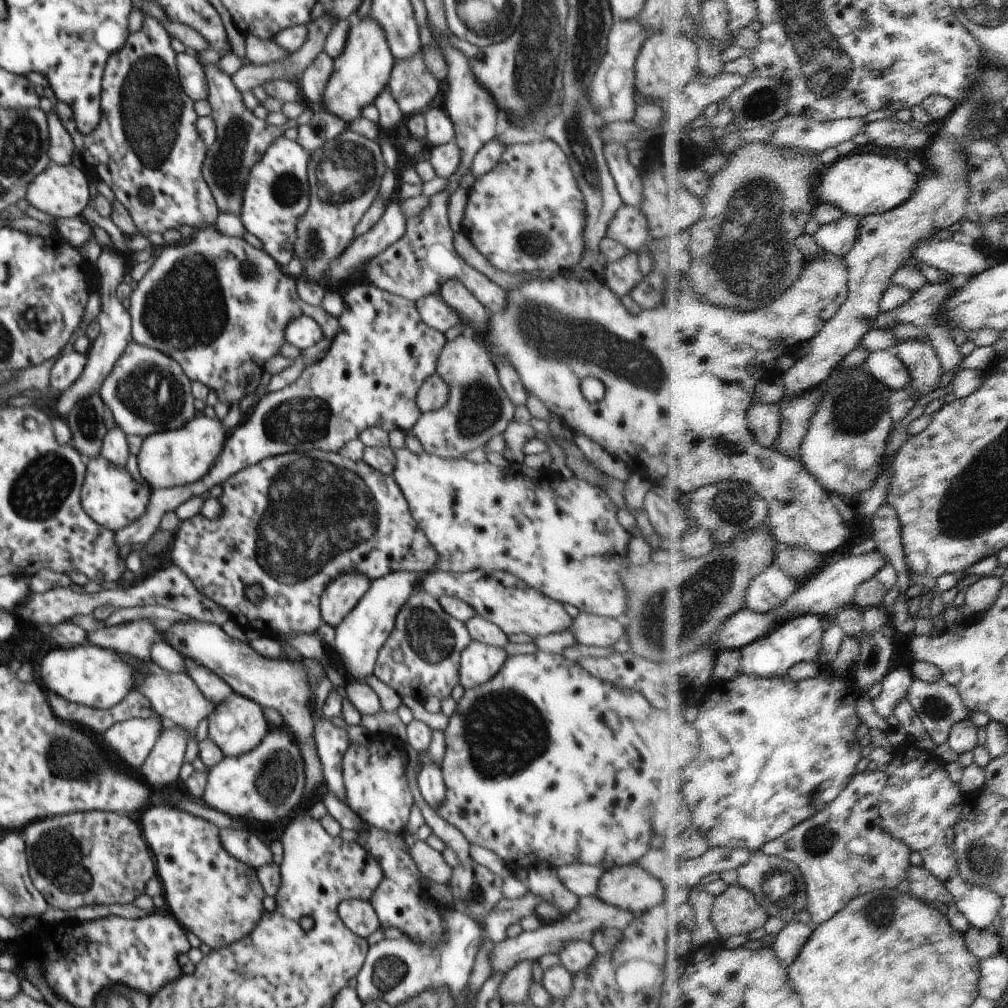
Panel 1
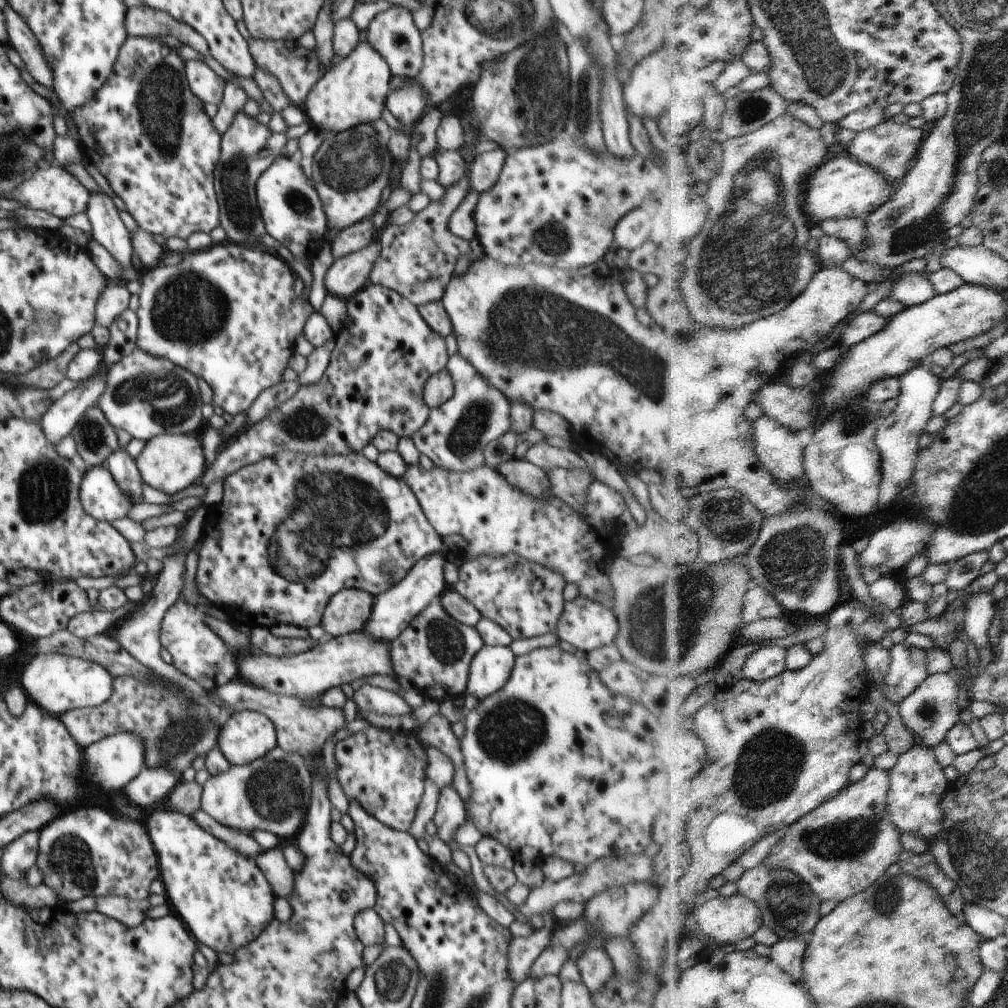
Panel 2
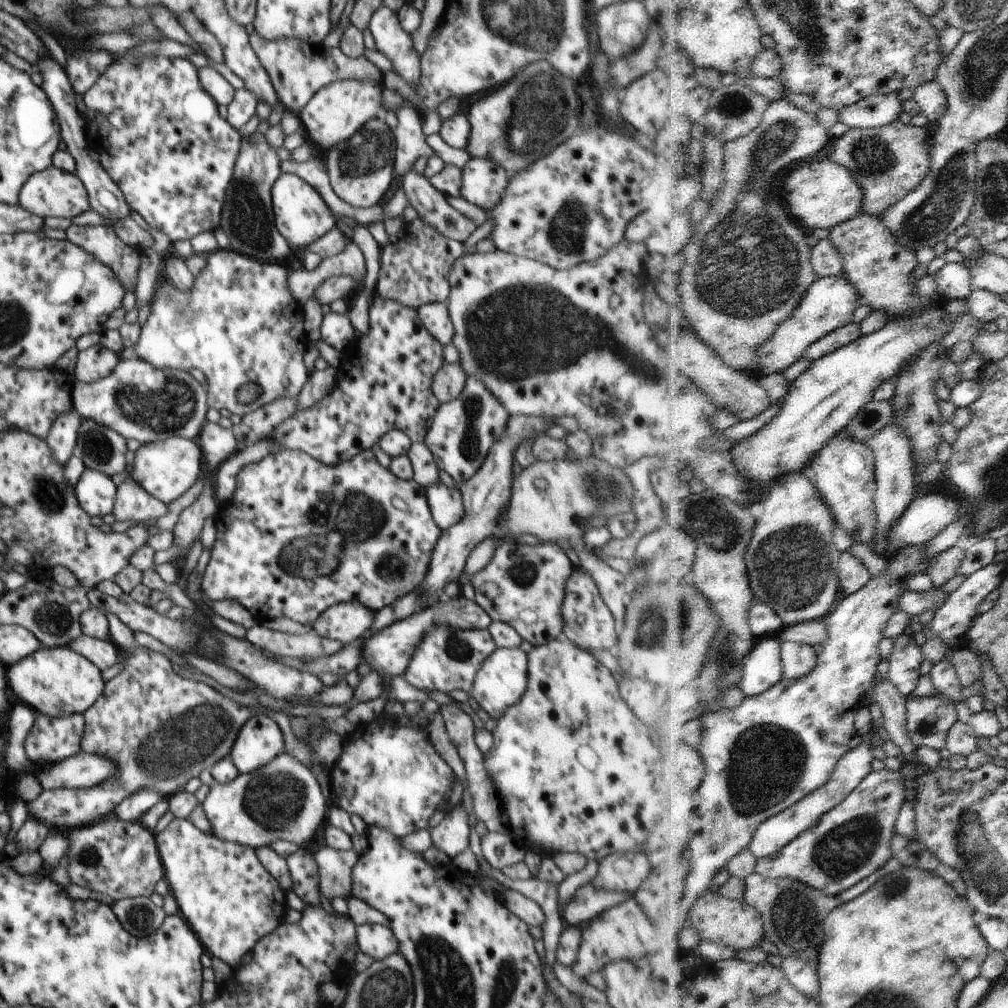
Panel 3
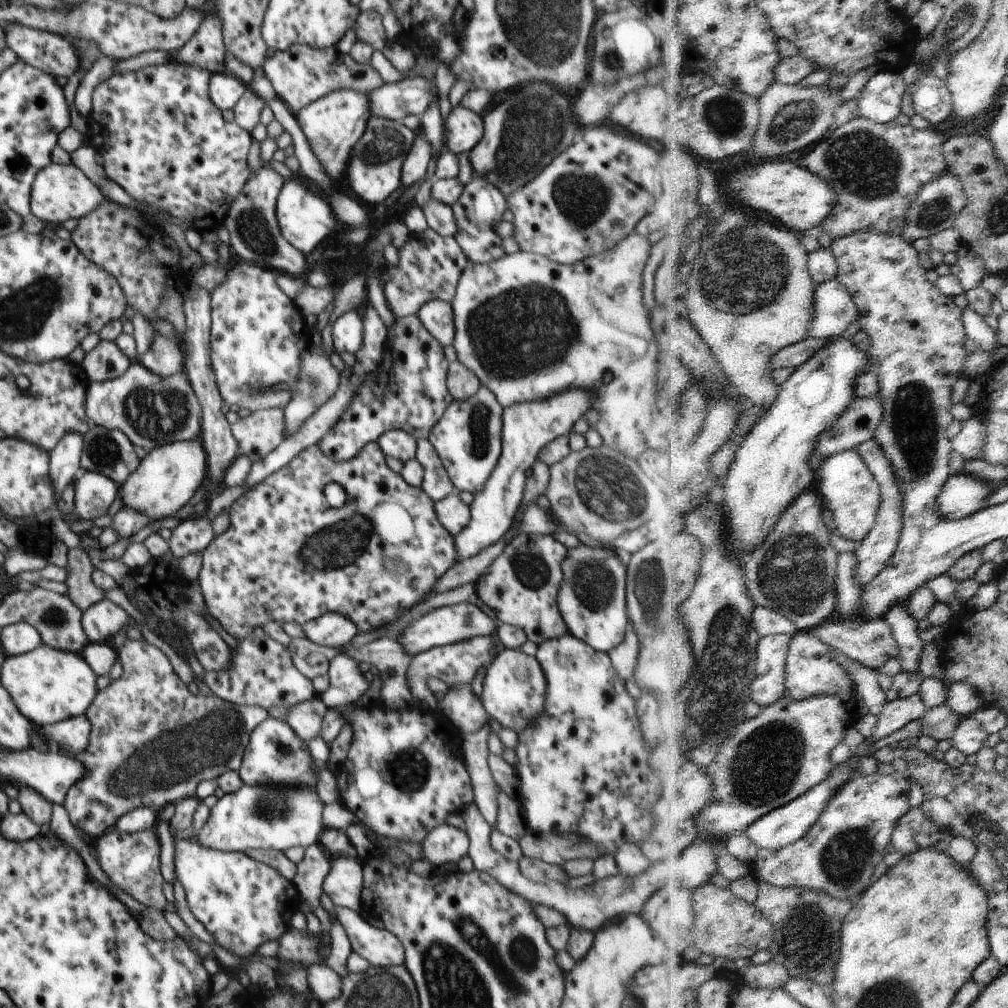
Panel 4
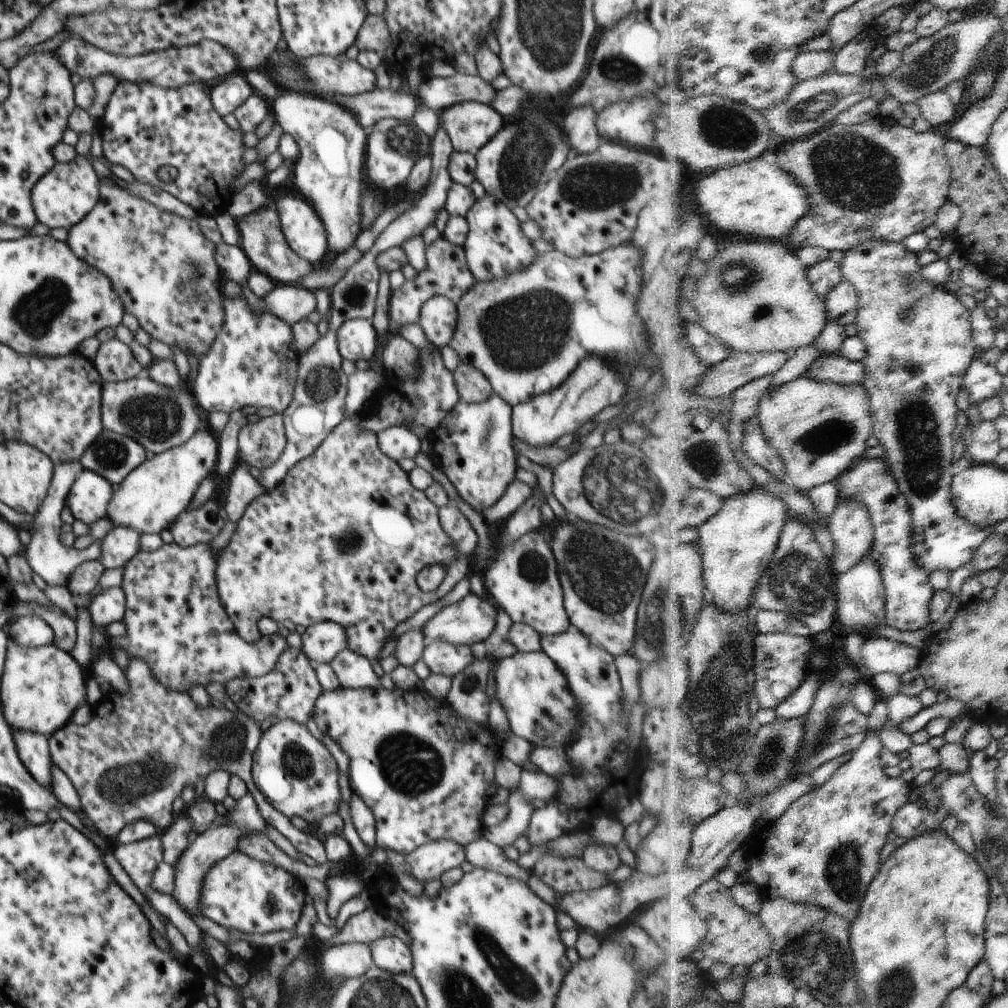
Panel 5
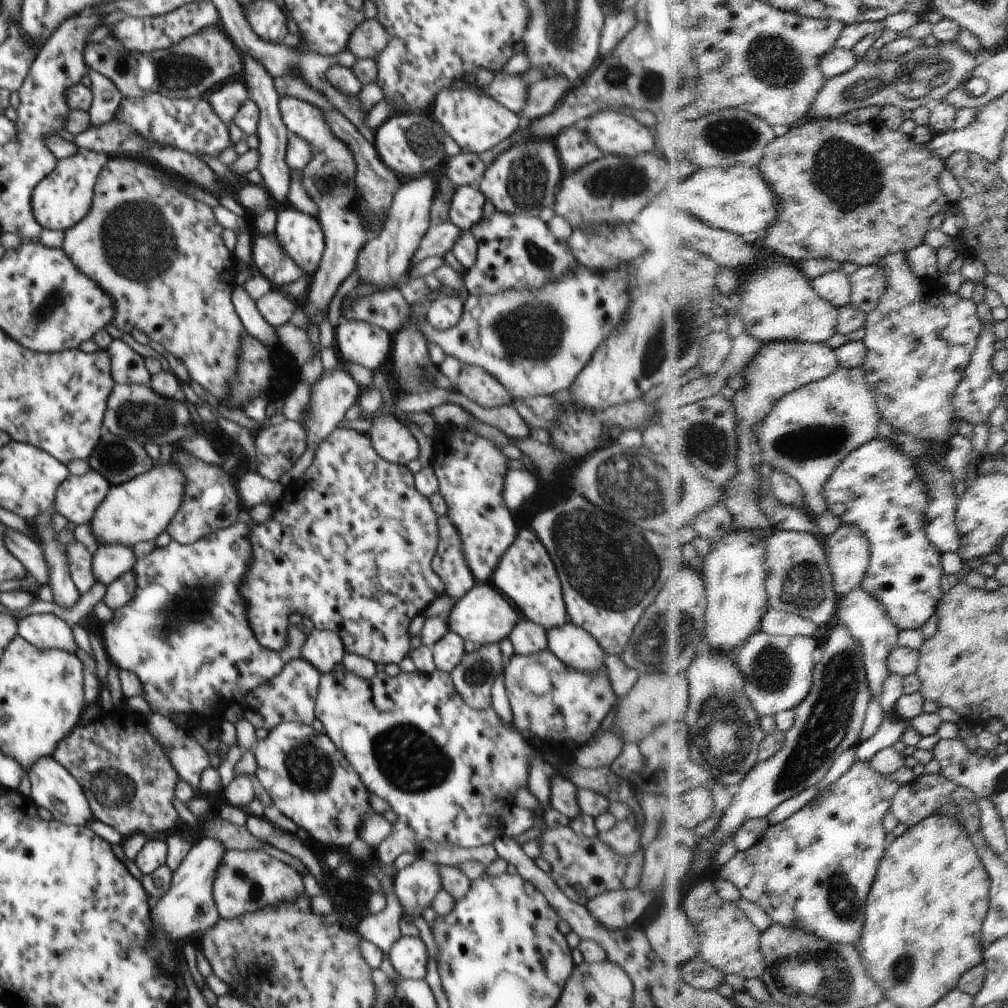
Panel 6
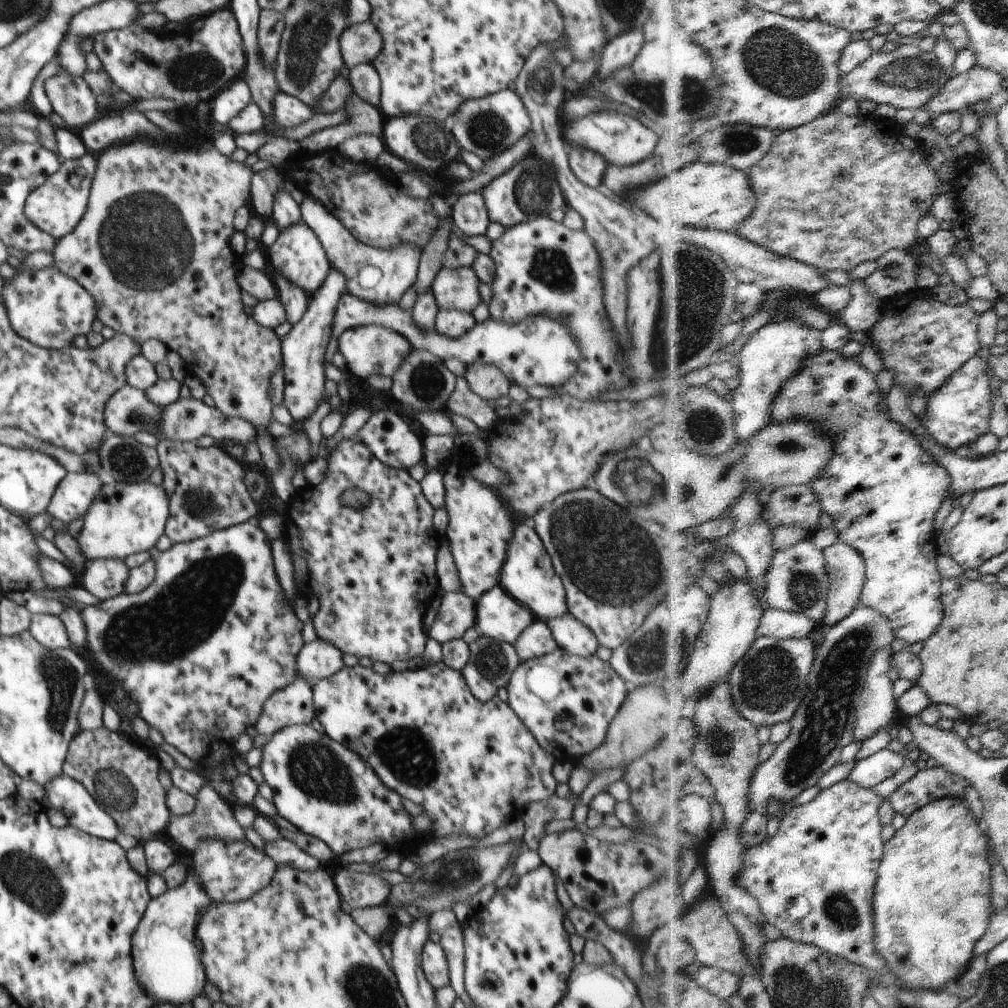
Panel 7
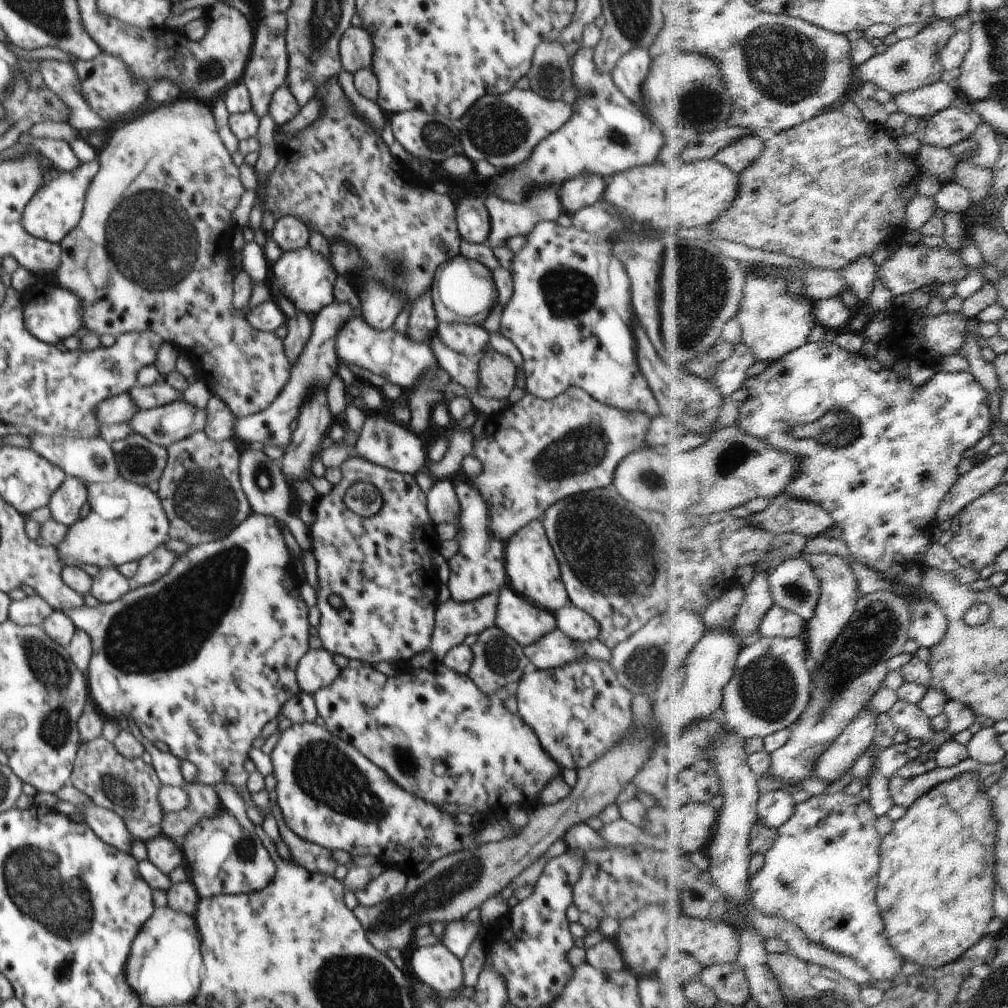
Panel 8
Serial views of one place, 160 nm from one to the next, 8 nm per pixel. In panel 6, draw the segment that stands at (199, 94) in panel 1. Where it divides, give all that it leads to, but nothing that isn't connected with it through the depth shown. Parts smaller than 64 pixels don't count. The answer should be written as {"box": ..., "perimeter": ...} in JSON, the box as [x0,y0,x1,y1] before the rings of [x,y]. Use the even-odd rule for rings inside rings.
{"box":[208,80,249,146],"perimeter":[[[232,80],[228,84],[221,85],[208,96],[212,110],[223,120],[228,127],[230,142],[233,146],[238,144],[244,134],[233,121],[240,107],[249,99],[249,92],[246,85],[240,80]]]}

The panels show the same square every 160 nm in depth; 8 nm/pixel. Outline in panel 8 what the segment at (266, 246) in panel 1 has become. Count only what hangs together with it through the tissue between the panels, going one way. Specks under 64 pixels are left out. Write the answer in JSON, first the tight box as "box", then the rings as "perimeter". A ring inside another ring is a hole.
{"box":[268,247,337,314],"perimeter":[[[306,247],[283,253],[270,267],[270,280],[268,283],[272,297],[277,298],[275,297],[276,293],[280,292],[284,298],[294,304],[296,310],[306,314],[318,314],[322,308],[335,302],[332,290],[337,275],[327,257],[323,257]]]}

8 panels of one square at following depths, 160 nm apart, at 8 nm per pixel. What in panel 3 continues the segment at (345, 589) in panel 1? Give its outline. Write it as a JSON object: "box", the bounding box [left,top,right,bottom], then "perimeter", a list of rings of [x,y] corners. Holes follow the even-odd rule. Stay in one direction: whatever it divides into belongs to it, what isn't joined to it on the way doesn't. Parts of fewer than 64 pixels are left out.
{"box":[312,602,374,645],"perimeter":[[[342,602],[324,610],[312,625],[313,631],[323,638],[342,642],[342,645],[349,644],[373,634],[370,628],[374,615],[360,602]]]}

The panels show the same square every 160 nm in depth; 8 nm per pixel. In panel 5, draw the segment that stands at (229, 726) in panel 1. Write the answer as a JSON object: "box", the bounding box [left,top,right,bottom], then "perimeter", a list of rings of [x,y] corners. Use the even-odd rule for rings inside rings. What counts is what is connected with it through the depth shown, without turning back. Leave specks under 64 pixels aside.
{"box":[252,719,342,824],"perimeter":[[[283,719],[261,732],[253,755],[252,780],[270,806],[292,819],[299,816],[312,824],[322,816],[337,814],[342,802],[338,764],[328,748],[314,738],[305,724]]]}

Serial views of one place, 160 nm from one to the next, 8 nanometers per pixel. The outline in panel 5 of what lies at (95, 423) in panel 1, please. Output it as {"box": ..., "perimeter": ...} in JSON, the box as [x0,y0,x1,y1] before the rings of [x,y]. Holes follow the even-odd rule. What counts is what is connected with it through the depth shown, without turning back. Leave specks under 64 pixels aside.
{"box":[79,429,146,486],"perimeter":[[[106,429],[84,450],[79,462],[113,486],[120,485],[146,461],[146,450],[128,436]]]}

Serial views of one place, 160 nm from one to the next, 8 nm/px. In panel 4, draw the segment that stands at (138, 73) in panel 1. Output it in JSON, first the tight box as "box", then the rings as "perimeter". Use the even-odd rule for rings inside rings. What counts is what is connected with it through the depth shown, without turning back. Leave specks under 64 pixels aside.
{"box":[85,61,252,234],"perimeter":[[[173,61],[164,65],[145,67],[134,74],[130,72],[114,74],[108,80],[100,82],[96,86],[94,94],[92,94],[92,111],[87,117],[85,135],[88,147],[95,149],[102,156],[99,163],[104,168],[105,174],[112,182],[116,182],[126,194],[130,194],[130,198],[134,198],[134,200],[138,200],[138,202],[142,202],[146,206],[152,206],[152,208],[158,208],[158,210],[166,212],[169,218],[175,217],[180,219],[182,224],[186,226],[185,231],[196,230],[201,234],[214,232],[222,227],[226,212],[230,209],[230,204],[234,202],[234,198],[237,198],[238,194],[242,193],[244,184],[250,178],[250,168],[247,159],[248,150],[250,150],[250,144],[252,144],[251,134],[232,122],[226,122],[222,116],[222,112],[212,103],[209,96],[208,84],[210,76],[211,74],[208,70],[190,66],[190,64],[178,64],[178,62]]]}

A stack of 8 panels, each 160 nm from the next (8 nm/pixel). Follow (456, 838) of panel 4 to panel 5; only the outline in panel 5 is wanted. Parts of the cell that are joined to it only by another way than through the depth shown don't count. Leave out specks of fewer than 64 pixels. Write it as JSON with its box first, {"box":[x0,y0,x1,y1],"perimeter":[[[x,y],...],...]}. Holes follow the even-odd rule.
{"box":[407,838,466,882],"perimeter":[[[440,838],[422,844],[407,855],[407,870],[419,882],[440,879],[448,870],[461,867],[466,861],[464,846],[454,840]]]}

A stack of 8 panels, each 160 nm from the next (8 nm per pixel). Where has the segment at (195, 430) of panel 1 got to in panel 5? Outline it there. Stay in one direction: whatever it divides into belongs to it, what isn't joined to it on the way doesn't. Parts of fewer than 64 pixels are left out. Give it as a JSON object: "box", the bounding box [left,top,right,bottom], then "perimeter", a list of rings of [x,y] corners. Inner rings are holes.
{"box":[106,423,219,534],"perimeter":[[[200,423],[194,436],[187,442],[174,446],[165,452],[156,454],[150,460],[146,460],[138,466],[120,485],[114,486],[112,499],[108,504],[106,517],[114,526],[130,526],[132,530],[138,530],[140,534],[158,534],[168,529],[174,523],[192,501],[202,481],[215,473],[218,458],[219,442]]]}

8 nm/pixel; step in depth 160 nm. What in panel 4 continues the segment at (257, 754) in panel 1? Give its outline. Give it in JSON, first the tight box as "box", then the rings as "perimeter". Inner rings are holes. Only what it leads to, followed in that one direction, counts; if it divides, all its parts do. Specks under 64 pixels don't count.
{"box":[197,784,324,852],"perimeter":[[[242,784],[235,792],[225,793],[210,809],[206,825],[197,833],[202,846],[221,852],[246,852],[252,849],[286,851],[319,843],[324,804],[310,786],[286,784]]]}

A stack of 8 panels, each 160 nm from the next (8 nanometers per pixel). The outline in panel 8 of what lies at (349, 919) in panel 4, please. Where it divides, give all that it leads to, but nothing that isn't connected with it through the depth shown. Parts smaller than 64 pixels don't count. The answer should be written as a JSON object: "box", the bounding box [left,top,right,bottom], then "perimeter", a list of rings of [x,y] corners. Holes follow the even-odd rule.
{"box":[409,943,463,995],"perimeter":[[[444,943],[417,947],[410,958],[409,972],[441,995],[449,995],[463,984],[461,960]]]}

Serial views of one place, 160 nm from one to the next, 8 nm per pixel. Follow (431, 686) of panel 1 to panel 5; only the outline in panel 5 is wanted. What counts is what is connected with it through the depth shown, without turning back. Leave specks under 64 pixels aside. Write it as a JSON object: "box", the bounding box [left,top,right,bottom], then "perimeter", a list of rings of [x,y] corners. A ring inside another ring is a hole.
{"box":[421,641,476,678],"perimeter":[[[435,641],[425,646],[421,660],[430,668],[432,674],[442,674],[452,678],[466,670],[476,657],[470,646],[455,646]]]}

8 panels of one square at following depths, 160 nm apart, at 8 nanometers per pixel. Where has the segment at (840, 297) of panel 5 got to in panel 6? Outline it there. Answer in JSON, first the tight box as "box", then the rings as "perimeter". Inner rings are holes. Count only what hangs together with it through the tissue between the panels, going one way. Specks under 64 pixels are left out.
{"box":[850,265,888,314],"perimeter":[[[871,265],[860,267],[850,276],[852,298],[850,306],[870,314],[878,309],[884,294],[888,292],[888,274],[882,266]]]}

